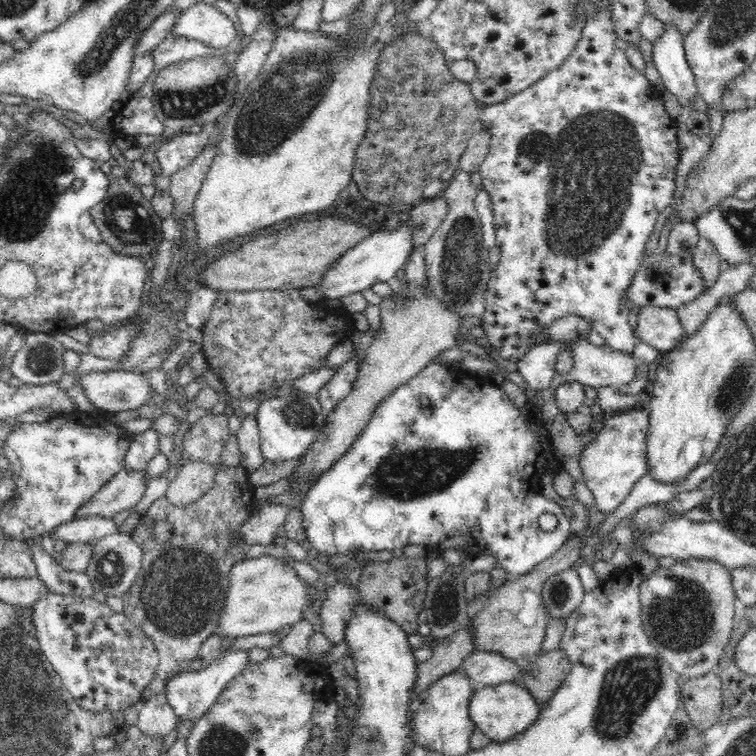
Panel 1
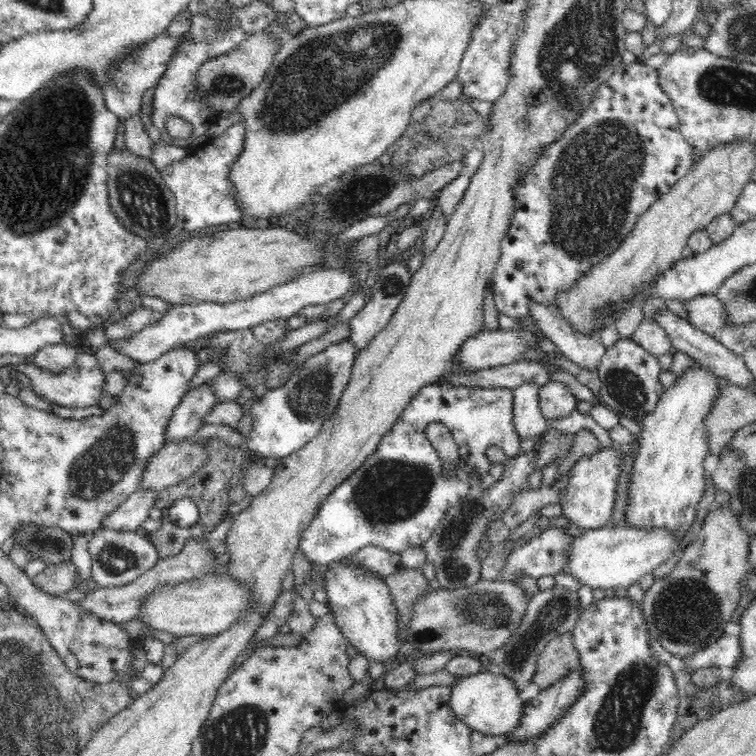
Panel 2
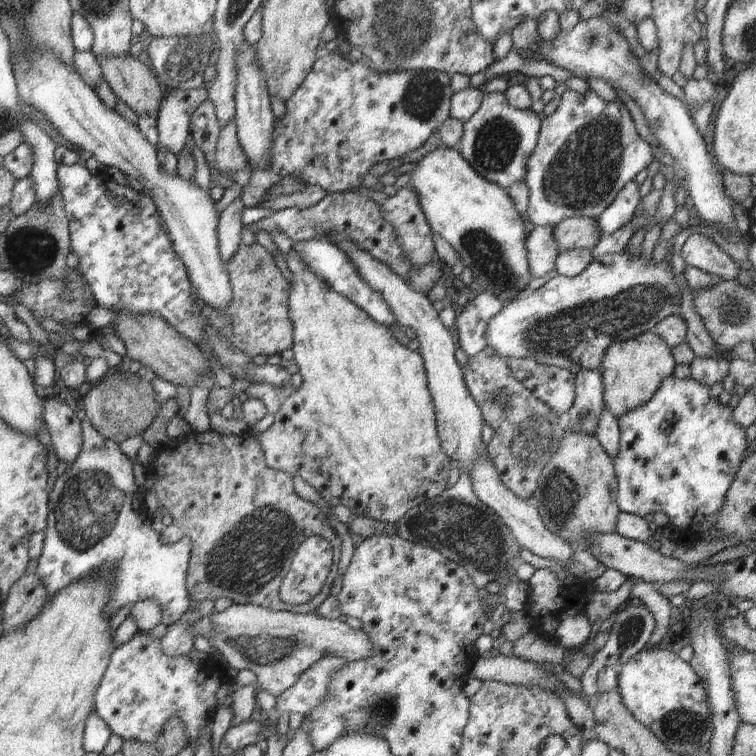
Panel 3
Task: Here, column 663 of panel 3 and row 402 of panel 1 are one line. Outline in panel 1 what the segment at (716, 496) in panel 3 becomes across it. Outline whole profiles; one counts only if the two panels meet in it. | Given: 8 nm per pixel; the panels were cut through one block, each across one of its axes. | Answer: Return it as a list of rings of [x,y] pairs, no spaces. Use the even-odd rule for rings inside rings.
[[[432,363],[423,372],[420,372],[414,379],[411,379],[402,387],[396,388],[391,396],[382,400],[383,402],[376,408],[372,419],[360,436],[354,440],[352,448],[344,452],[336,464],[324,472],[317,484],[306,493],[305,499],[301,502],[301,515],[303,516],[304,528],[307,534],[307,545],[316,548],[322,557],[326,556],[346,556],[356,550],[363,550],[369,553],[373,550],[398,550],[404,549],[408,544],[422,544],[428,549],[439,549],[441,552],[448,548],[455,548],[458,552],[480,552],[480,554],[496,555],[498,567],[508,571],[512,577],[530,572],[537,564],[548,560],[560,547],[564,546],[570,534],[569,519],[564,515],[561,499],[555,496],[548,484],[554,476],[564,470],[560,455],[552,446],[549,439],[548,429],[540,423],[538,433],[530,429],[530,424],[535,424],[529,406],[524,410],[518,409],[511,398],[504,393],[500,383],[488,377],[472,376],[463,370],[453,370],[450,374],[446,373],[446,368],[442,364]],[[543,512],[549,512],[557,516],[558,526],[554,531],[543,531],[538,525],[538,516]]]

